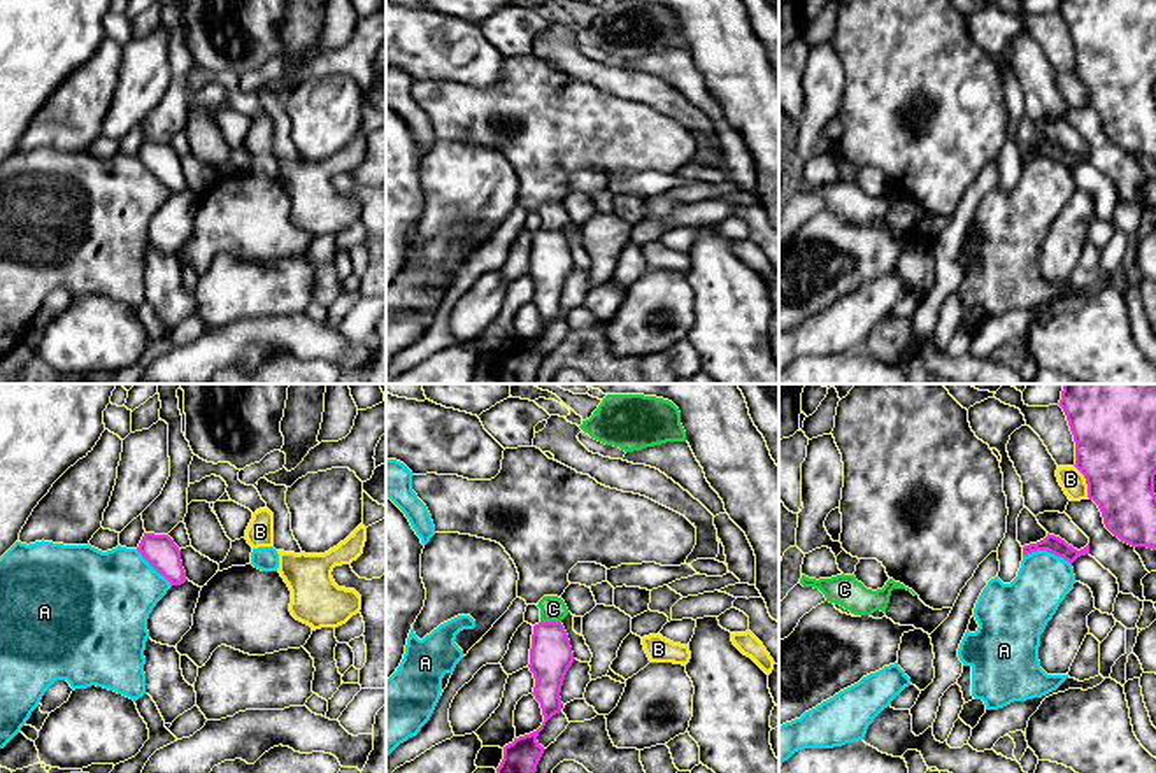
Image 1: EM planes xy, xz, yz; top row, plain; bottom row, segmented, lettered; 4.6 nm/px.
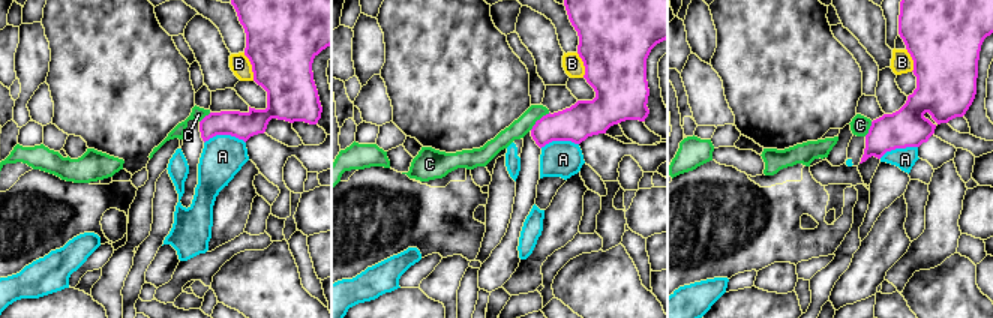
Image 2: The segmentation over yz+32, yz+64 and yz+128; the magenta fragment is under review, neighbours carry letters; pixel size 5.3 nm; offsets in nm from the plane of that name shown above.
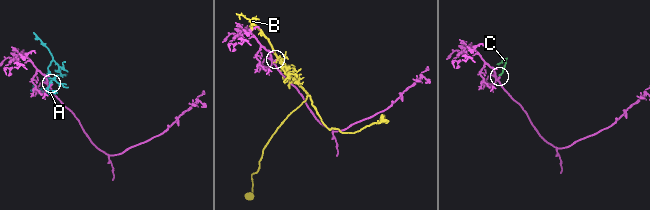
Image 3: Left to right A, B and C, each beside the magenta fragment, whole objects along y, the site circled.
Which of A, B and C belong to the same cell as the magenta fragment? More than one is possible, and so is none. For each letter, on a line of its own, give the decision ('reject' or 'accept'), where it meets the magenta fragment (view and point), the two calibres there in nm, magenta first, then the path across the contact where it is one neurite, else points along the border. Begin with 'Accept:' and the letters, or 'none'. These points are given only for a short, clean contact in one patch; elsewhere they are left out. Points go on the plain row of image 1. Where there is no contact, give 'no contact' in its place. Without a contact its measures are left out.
Accept: none
A: reject; meets magenta in yz at (1048, 158); 80 nm thick on the magenta side, 240 nm on the other; border along yz (1023, 162), (1049, 158), (1070, 172)
B: reject; meets magenta in yz at (1086, 88); 380 nm thick on the magenta side, 110 nm on the other
C: reject; meets magenta in xz at (551, 230); 200 nm thick on the magenta side, 120 nm on the other; border along xz (541, 228), (560, 230)

